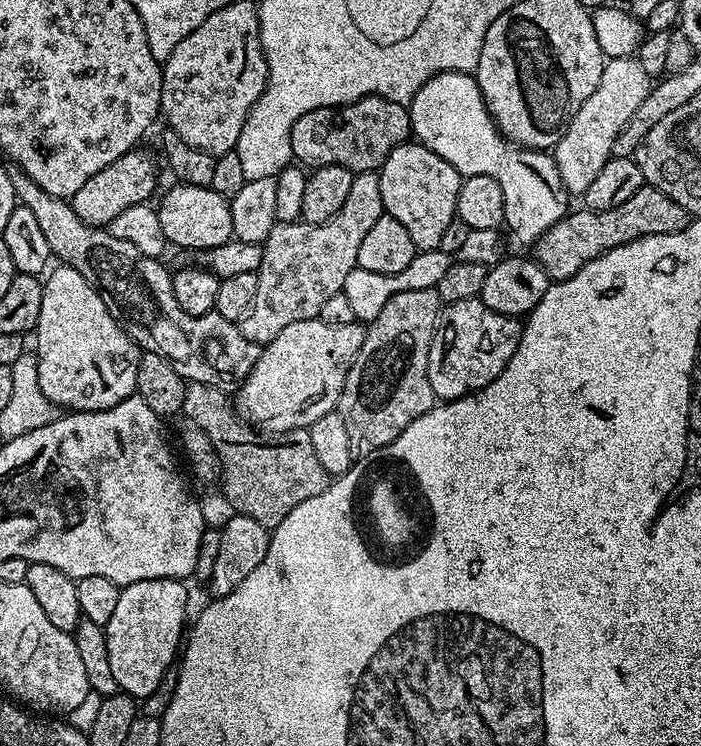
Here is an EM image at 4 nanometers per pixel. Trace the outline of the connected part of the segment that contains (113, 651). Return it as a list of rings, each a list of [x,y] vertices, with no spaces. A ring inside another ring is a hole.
[[[154,578],[121,587],[114,614],[110,622],[103,625],[110,667],[121,693],[135,698],[154,694],[154,690],[158,690],[158,682],[162,682],[162,674],[173,667],[186,632],[184,619],[188,616],[188,592],[184,586],[184,580]]]

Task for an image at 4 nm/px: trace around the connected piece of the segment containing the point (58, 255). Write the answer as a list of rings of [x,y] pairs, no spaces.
[[[9,163],[7,170],[17,201],[33,211],[53,257],[63,267],[78,270],[78,274],[94,286],[121,330],[141,350],[166,358],[185,381],[203,384],[205,389],[221,393],[239,389],[250,370],[254,370],[261,350],[261,345],[250,342],[240,333],[239,323],[222,318],[214,310],[201,316],[186,314],[186,310],[178,306],[178,298],[174,298],[172,272],[164,269],[157,257],[142,254],[132,243],[114,238],[110,230],[82,222],[65,197],[46,194],[17,164]]]

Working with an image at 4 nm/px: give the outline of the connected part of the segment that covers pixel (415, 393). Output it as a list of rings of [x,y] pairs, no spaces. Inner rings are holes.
[[[435,288],[406,290],[394,294],[382,306],[382,314],[367,325],[362,350],[346,374],[338,405],[353,445],[371,450],[392,444],[414,418],[431,413],[437,398],[430,386],[428,355],[441,311]]]

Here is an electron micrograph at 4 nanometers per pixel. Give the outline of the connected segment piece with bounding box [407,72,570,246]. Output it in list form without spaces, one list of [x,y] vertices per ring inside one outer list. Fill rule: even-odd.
[[[443,72],[442,74],[438,74],[434,78],[430,78],[430,82],[426,82],[421,88],[418,90],[418,94],[414,94],[414,98],[412,99],[411,104],[407,105],[408,109],[408,117],[410,118],[410,122],[412,123],[412,136],[415,137],[419,143],[425,144],[427,148],[430,150],[434,150],[434,154],[438,154],[438,158],[446,158],[446,162],[450,162],[450,166],[454,166],[454,170],[458,170],[460,172],[461,177],[465,176],[489,176],[490,178],[494,178],[494,182],[498,182],[498,186],[502,186],[502,194],[504,195],[504,224],[506,225],[507,231],[510,233],[512,231],[512,236],[516,240],[521,240],[522,243],[528,244],[528,246],[535,245],[536,240],[538,238],[542,238],[542,234],[546,234],[546,230],[550,230],[550,226],[554,226],[554,222],[558,222],[563,216],[568,215],[570,211],[570,205],[568,205],[568,200],[570,200],[570,194],[567,190],[564,189],[564,183],[562,182],[562,178],[558,174],[558,166],[556,165],[555,159],[547,151],[544,150],[537,150],[534,148],[522,148],[518,144],[512,143],[511,140],[508,140],[502,133],[498,131],[497,128],[493,126],[492,116],[488,112],[488,107],[486,106],[486,102],[482,98],[482,90],[478,86],[478,82],[476,81],[475,75],[466,73],[466,72]]]

